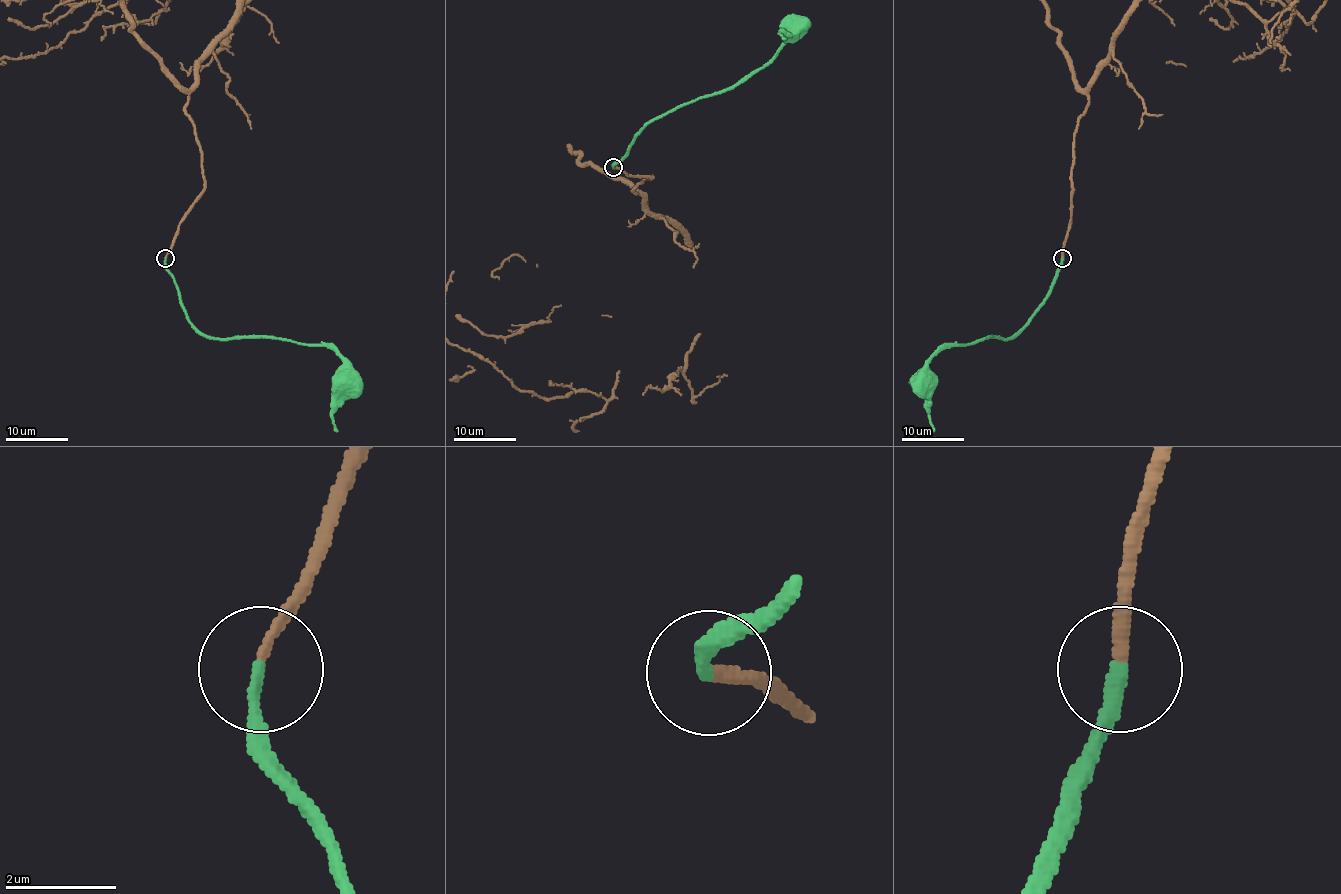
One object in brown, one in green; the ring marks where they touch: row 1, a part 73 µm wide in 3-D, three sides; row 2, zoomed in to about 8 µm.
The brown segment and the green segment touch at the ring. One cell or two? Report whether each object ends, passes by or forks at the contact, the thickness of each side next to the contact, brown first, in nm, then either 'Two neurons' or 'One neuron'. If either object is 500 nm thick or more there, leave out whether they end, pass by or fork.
At the ring brown ends. At the ring green ends. Thickness 190 nm (brown) against 240 nm. One neuron

